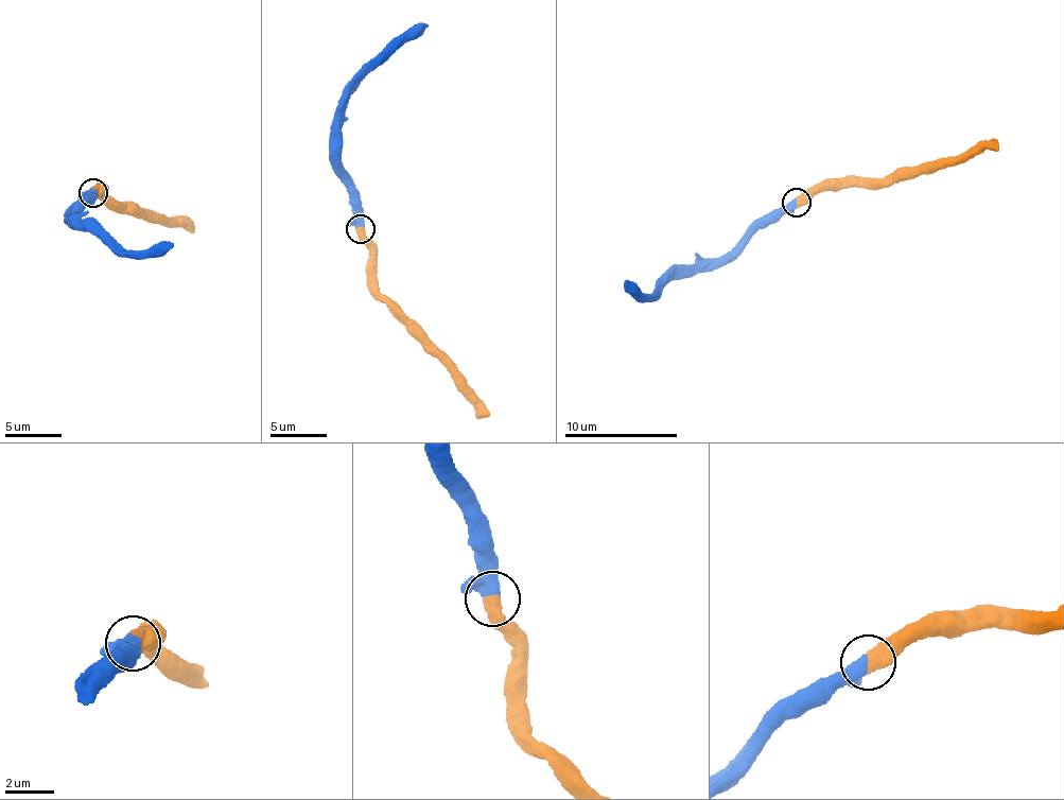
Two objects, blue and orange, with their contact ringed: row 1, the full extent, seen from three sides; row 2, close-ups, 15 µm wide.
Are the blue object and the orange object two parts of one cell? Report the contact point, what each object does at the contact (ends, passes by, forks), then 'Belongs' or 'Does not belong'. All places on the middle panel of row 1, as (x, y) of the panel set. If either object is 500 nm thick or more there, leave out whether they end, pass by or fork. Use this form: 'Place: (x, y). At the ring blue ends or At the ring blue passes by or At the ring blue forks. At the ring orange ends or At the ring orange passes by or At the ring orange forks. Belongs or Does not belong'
Place: (361, 228). Belongs

